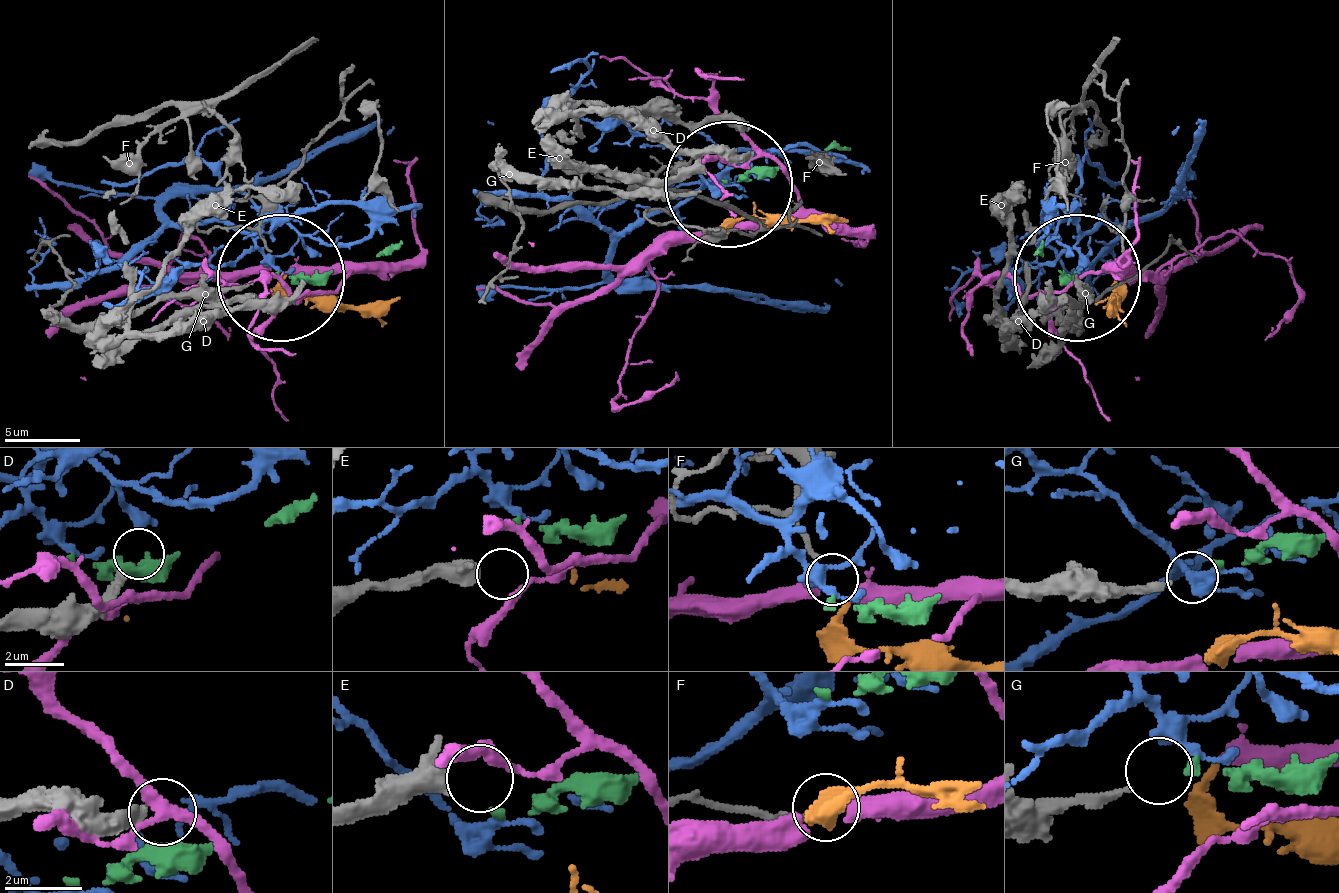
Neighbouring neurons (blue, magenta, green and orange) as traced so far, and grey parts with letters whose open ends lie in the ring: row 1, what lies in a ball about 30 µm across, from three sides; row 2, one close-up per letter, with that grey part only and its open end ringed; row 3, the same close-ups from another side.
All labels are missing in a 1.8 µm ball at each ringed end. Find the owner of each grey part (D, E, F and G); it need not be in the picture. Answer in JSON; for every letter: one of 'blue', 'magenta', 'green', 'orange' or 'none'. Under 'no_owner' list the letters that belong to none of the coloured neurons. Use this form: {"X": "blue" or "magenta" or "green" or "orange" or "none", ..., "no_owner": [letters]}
{"D": "none", "E": "none", "F": "orange", "G": "green", "no_owner": ["D", "E"]}

